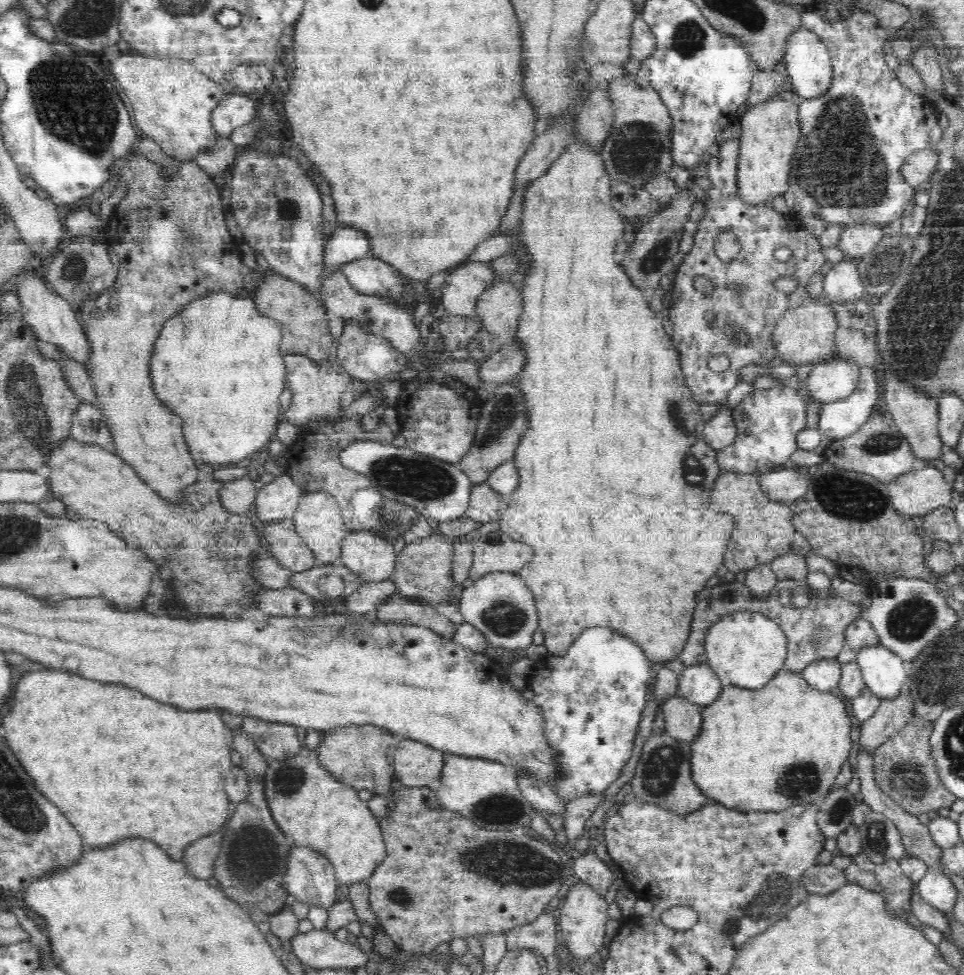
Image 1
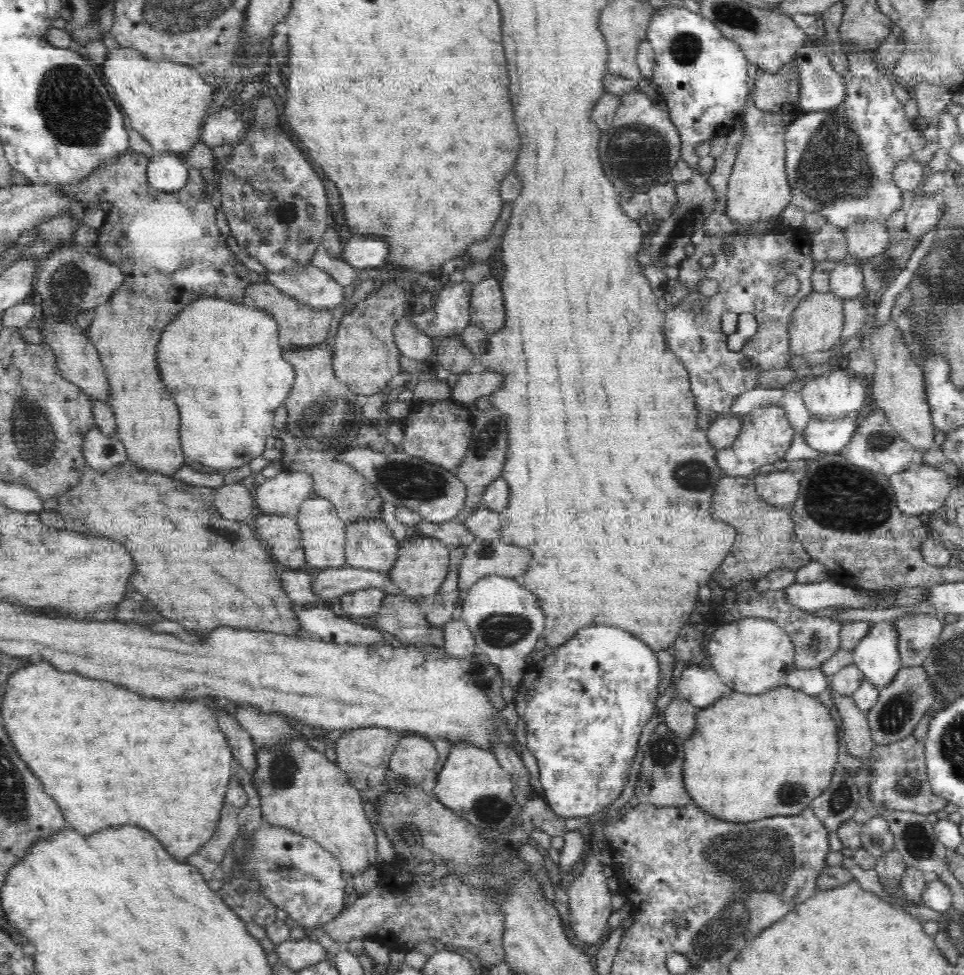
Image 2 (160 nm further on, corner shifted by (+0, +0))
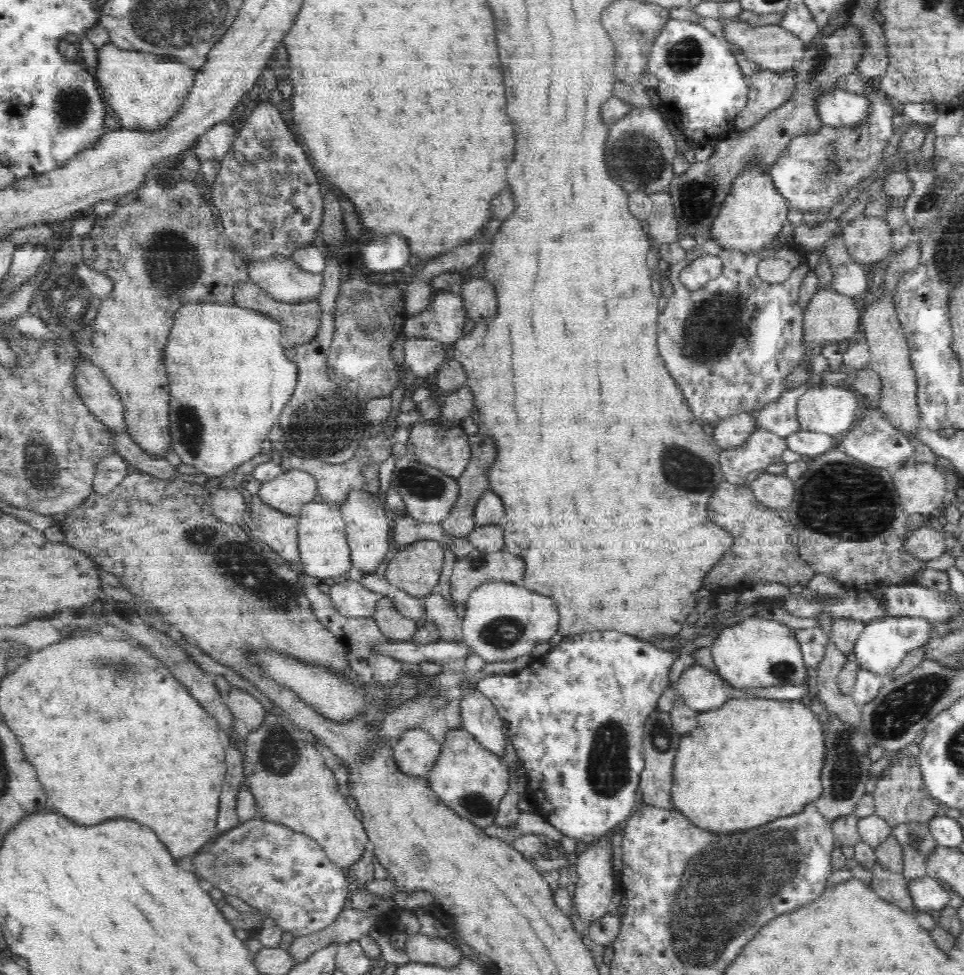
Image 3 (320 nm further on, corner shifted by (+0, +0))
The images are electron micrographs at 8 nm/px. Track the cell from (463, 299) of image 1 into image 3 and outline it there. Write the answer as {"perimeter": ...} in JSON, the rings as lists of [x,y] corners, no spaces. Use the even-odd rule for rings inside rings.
{"perimeter":[[[444,291],[438,293],[422,313],[407,318],[402,334],[408,339],[425,338],[443,344],[455,343],[463,337],[467,318],[461,294]]]}

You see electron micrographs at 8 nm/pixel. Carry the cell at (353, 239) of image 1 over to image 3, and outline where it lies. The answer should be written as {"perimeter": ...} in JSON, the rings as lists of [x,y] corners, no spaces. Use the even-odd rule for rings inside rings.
{"perimeter":[[[386,236],[386,238],[380,238],[376,242],[374,242],[374,238],[371,238],[368,244],[362,249],[362,257],[364,264],[370,271],[385,272],[389,277],[391,277],[392,273],[403,270],[406,265],[413,263],[410,246],[400,236]]]}

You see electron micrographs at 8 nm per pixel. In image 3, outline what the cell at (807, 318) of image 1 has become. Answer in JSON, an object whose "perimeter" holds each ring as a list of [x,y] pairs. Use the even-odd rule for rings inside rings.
{"perimeter":[[[833,288],[819,289],[810,299],[803,314],[802,340],[804,345],[806,348],[812,349],[815,346],[823,348],[832,342],[840,342],[840,340],[853,341],[856,339],[859,326],[861,326],[860,319],[860,311],[852,297],[839,294]]]}

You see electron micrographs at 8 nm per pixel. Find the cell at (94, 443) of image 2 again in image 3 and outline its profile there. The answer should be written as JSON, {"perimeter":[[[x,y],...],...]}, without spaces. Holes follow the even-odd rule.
{"perimeter":[[[118,452],[116,454],[110,454],[110,456],[106,456],[106,458],[102,458],[102,460],[96,464],[93,492],[113,492],[116,488],[119,488],[123,477],[127,475],[130,469],[131,467]]]}

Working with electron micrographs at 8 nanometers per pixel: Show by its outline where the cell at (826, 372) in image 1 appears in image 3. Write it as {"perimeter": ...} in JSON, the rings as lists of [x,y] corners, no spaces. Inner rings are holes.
{"perimeter":[[[840,386],[808,389],[796,407],[800,428],[840,438],[857,422],[856,404],[856,396]]]}

